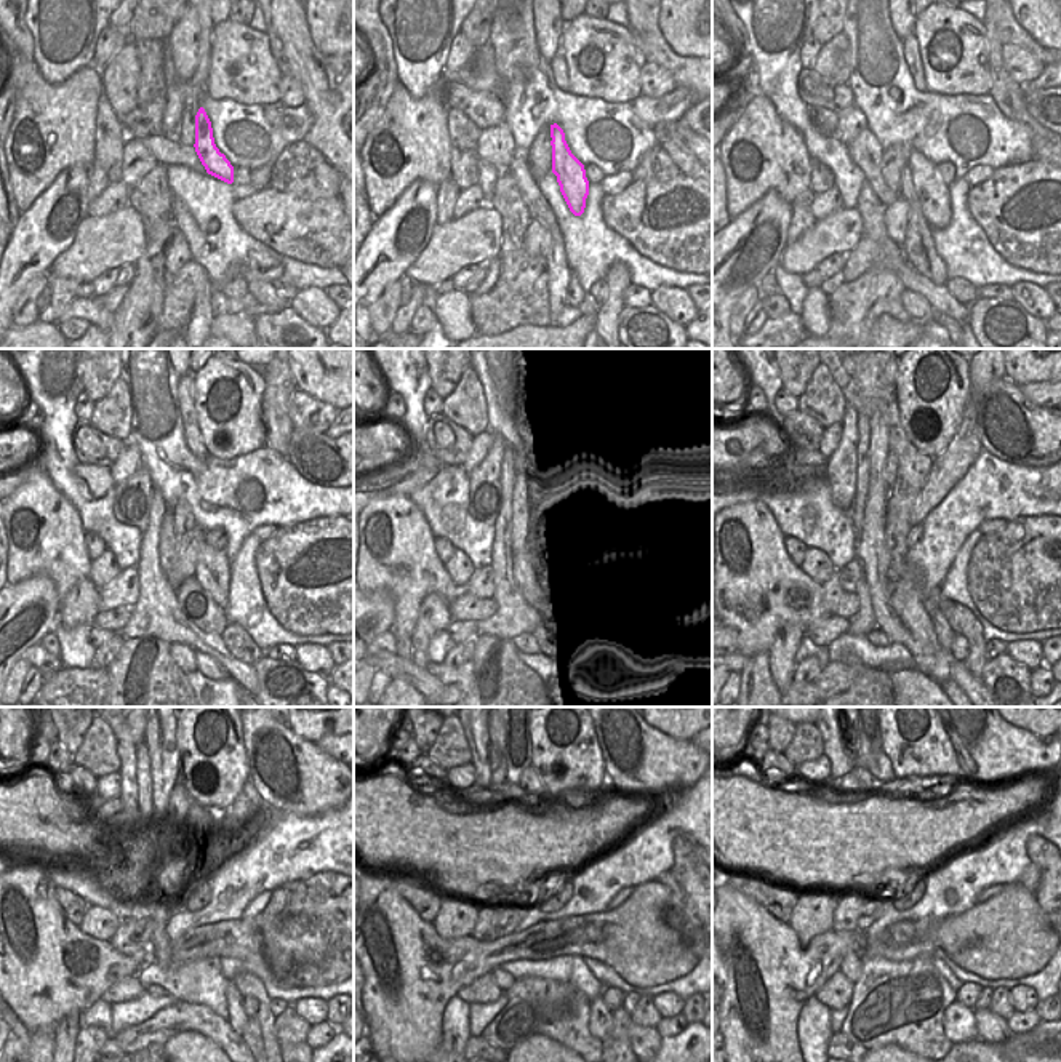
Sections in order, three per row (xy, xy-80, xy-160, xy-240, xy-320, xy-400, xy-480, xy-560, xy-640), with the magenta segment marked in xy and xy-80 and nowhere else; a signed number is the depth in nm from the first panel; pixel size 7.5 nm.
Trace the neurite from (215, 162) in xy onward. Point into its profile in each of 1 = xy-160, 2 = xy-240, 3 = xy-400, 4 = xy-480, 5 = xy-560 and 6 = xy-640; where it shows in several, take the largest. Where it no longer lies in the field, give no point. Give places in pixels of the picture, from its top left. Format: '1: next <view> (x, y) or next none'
1: next xy-160 (925, 178)
2: next xy-240 (220, 562)
3: next xy-400 (943, 629)
4: next xy-480 (237, 1018)
5: next xy-560 (600, 1016)
6: next xy-640 (959, 1026)

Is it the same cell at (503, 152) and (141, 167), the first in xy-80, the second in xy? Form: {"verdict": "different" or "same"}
{"verdict": "same"}

